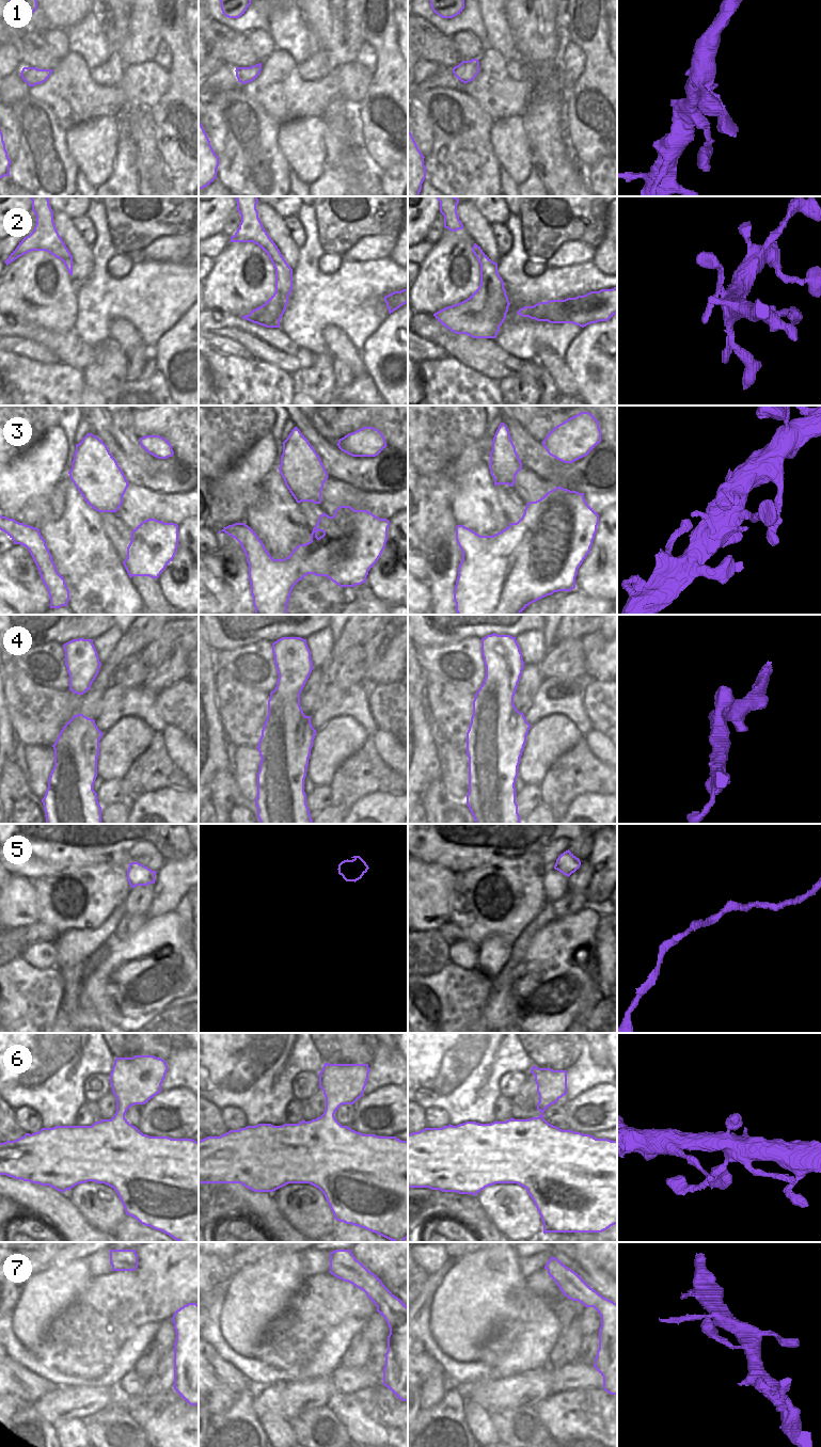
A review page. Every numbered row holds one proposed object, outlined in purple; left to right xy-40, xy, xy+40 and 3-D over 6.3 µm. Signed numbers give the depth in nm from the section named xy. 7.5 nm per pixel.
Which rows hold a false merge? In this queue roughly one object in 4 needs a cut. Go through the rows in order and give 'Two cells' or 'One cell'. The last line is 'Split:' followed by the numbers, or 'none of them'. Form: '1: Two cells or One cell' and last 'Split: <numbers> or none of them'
1: One cell
2: One cell
3: One cell
4: One cell
5: One cell
6: One cell
7: One cell
Split: none of them

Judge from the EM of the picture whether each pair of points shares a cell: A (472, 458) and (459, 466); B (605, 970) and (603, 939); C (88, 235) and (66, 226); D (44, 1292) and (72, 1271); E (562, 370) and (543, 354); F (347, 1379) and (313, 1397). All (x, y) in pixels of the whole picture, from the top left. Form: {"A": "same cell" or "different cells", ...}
{"A": "same cell", "B": "same cell", "C": "different cells", "D": "same cell", "E": "same cell", "F": "different cells"}

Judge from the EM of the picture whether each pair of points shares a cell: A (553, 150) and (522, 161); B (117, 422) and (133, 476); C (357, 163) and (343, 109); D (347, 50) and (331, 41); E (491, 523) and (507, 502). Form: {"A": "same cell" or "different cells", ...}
{"A": "different cells", "B": "different cells", "C": "same cell", "D": "different cells", "E": "different cells"}

